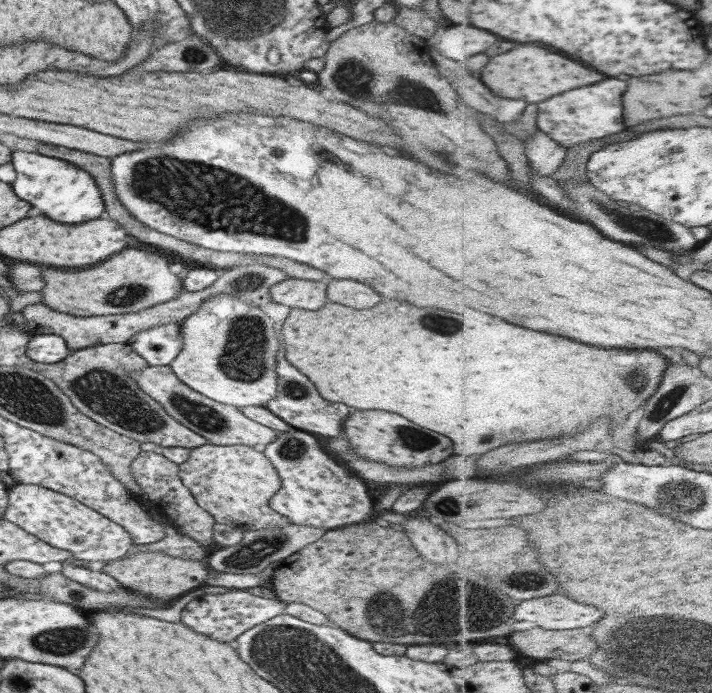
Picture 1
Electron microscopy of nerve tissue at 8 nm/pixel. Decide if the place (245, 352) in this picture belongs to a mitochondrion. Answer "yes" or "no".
yes

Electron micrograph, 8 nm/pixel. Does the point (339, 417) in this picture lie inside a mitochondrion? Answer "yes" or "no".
no

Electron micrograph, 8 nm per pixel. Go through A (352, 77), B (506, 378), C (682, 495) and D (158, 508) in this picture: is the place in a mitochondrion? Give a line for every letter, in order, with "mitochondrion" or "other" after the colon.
A: mitochondrion
B: other
C: mitochondrion
D: other

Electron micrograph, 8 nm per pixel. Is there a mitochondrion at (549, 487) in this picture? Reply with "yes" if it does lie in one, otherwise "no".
no

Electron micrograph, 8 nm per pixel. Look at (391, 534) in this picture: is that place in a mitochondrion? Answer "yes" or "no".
no

